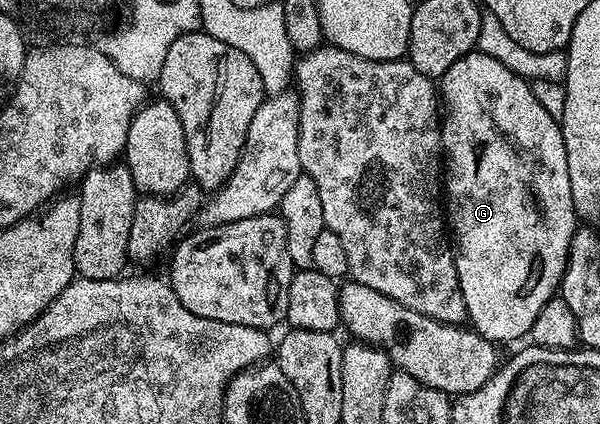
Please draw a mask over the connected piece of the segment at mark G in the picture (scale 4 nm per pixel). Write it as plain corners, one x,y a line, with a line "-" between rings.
478,49
465,57
453,61
441,80
441,107
445,114
441,119
441,151
445,156
445,211
449,216
449,227
455,230
453,235
453,254
455,272
459,278
459,288
467,306
467,319
470,326
496,345
511,343
514,339
530,336
533,321
537,313
545,309
551,299
556,298
563,282
563,270
567,267
567,252
571,249
571,239
577,230
577,216
573,205
573,193
569,185
569,165
565,153
563,128
560,120
549,117
545,105
537,101
535,88
528,80
515,75
496,57
487,56

